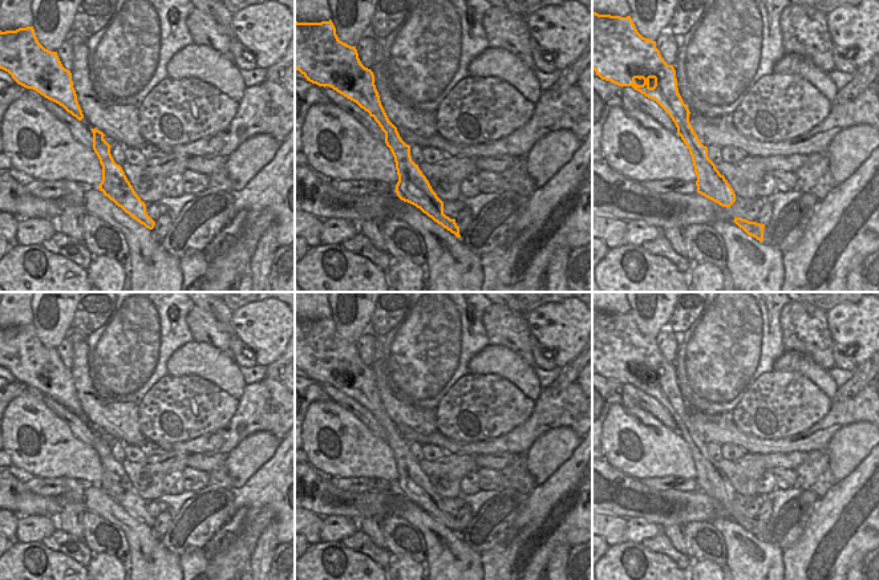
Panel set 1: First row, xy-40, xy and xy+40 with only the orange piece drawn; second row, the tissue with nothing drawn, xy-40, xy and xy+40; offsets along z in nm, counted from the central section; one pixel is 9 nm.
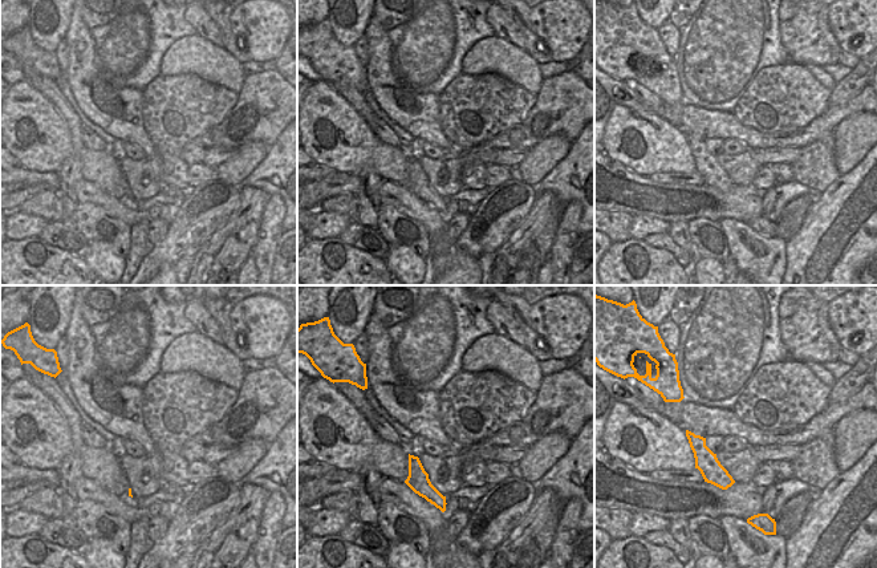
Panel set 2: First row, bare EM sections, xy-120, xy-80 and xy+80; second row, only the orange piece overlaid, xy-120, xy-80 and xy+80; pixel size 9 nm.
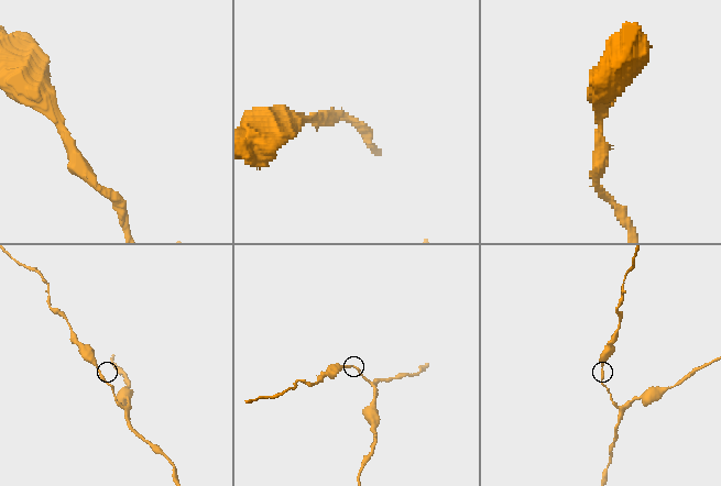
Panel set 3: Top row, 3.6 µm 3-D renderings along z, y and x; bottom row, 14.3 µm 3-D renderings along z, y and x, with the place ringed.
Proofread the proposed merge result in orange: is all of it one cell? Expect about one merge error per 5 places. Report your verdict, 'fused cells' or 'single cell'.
single cell

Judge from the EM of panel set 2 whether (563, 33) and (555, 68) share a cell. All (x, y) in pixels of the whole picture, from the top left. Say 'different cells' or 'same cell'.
different cells

